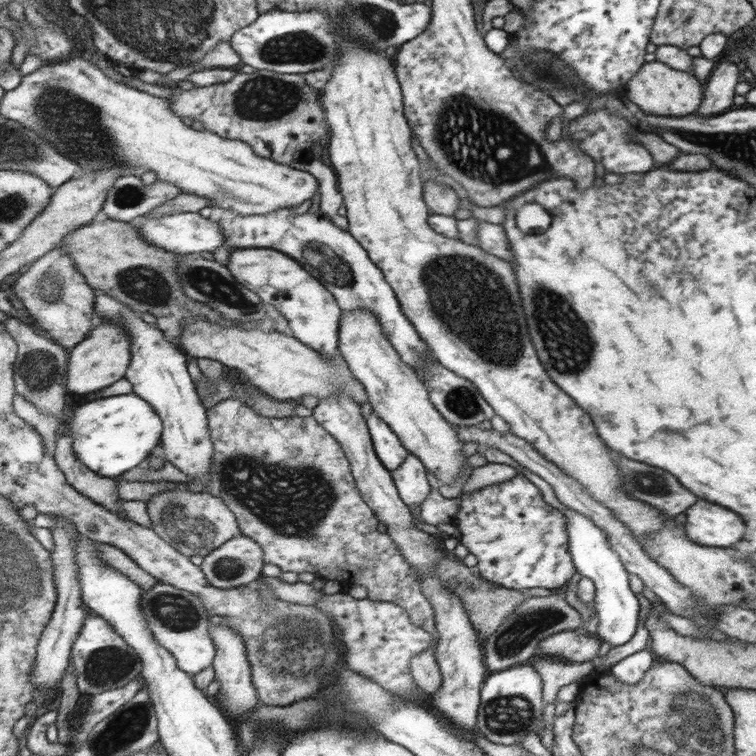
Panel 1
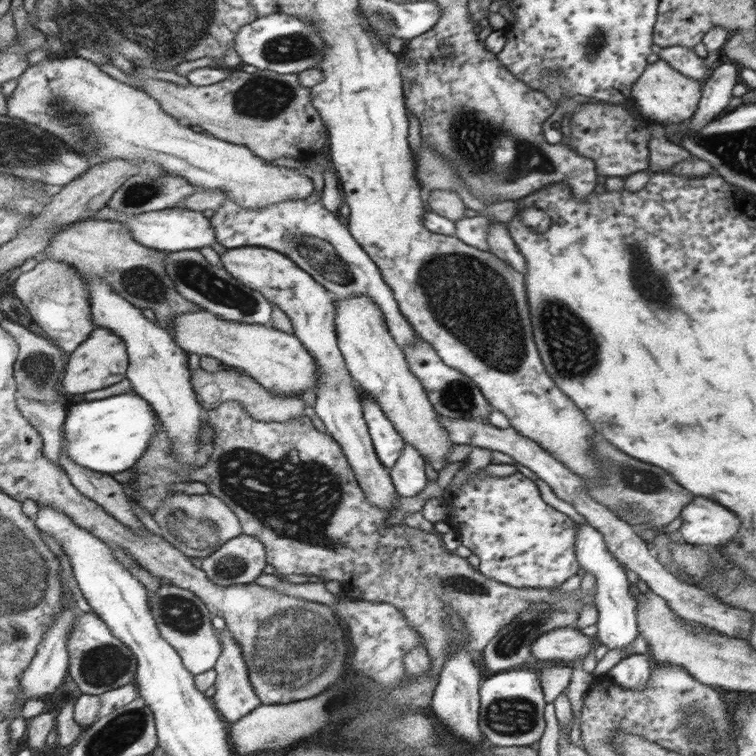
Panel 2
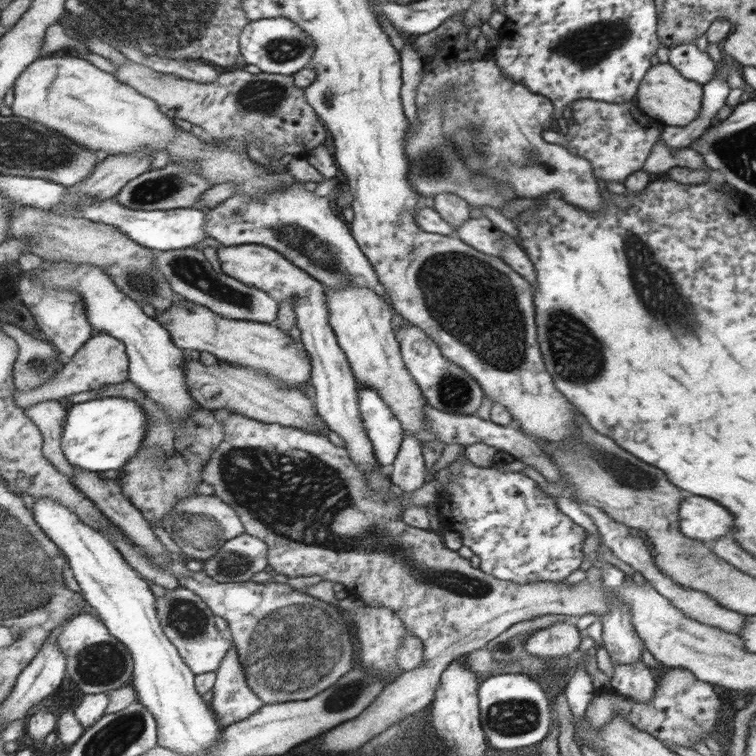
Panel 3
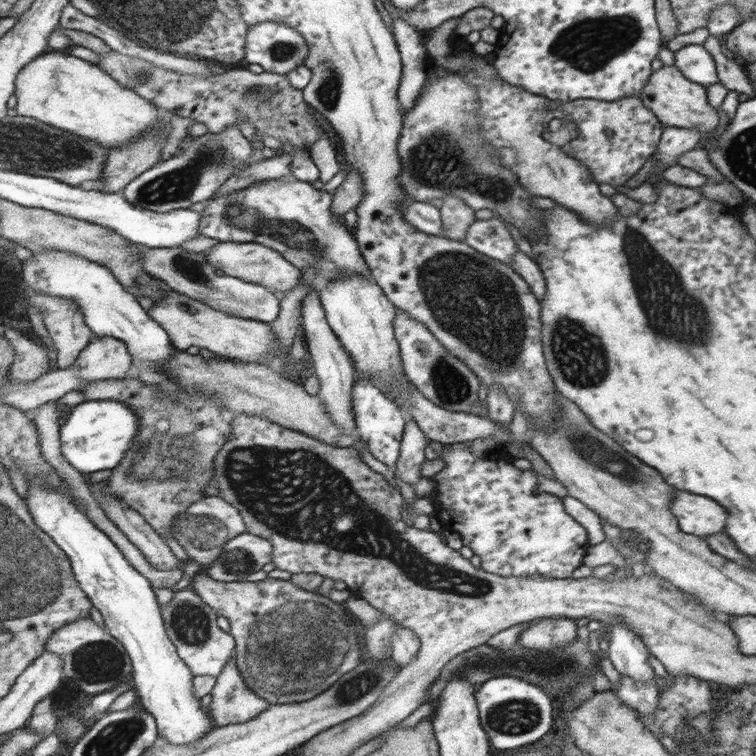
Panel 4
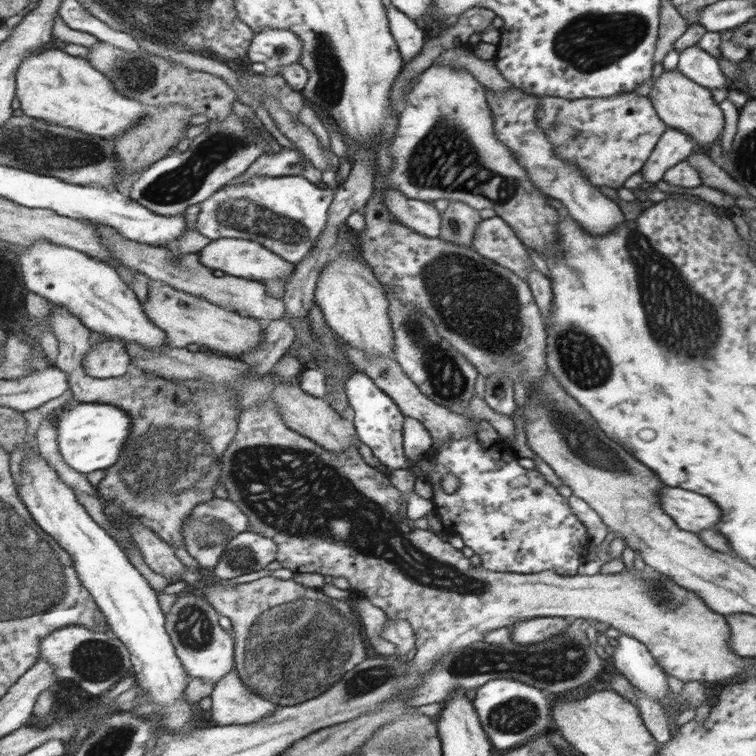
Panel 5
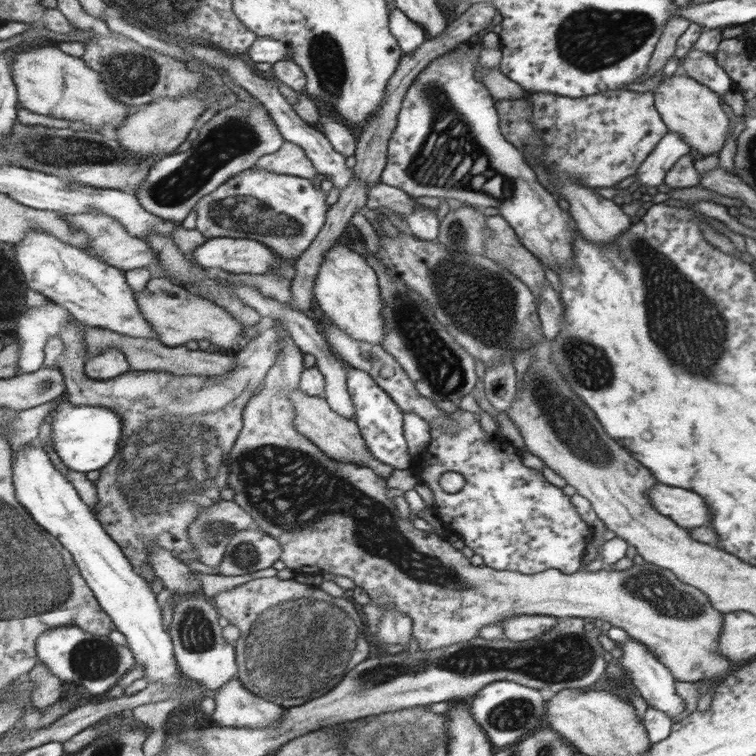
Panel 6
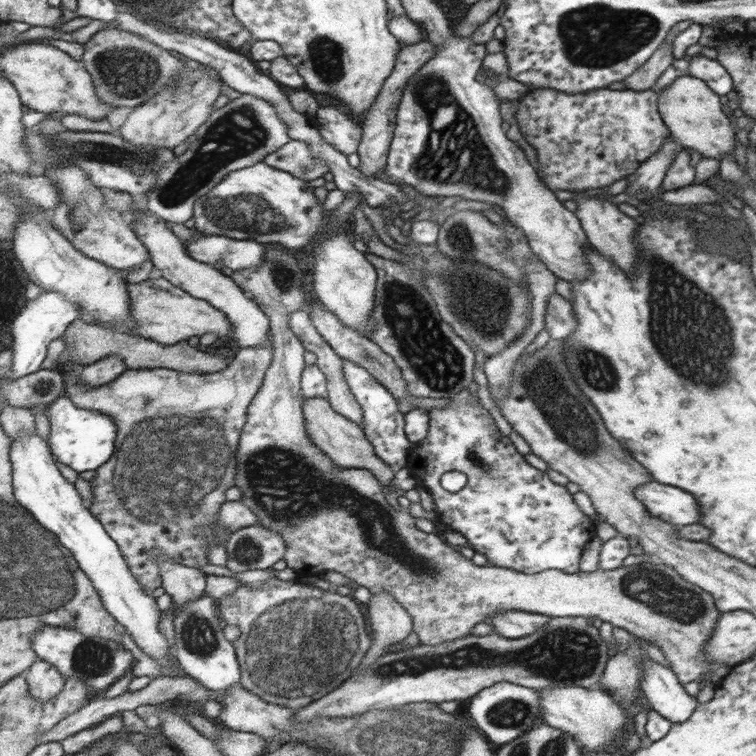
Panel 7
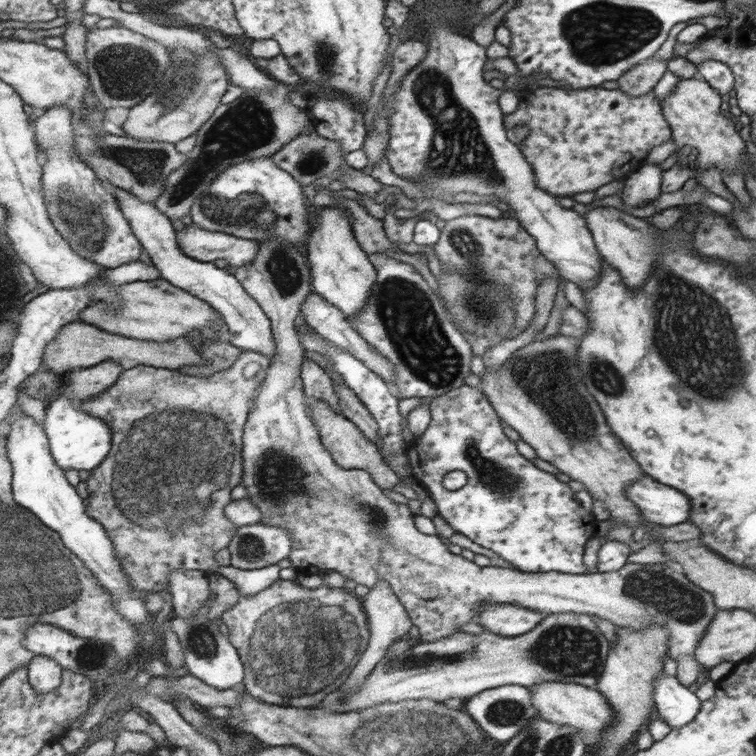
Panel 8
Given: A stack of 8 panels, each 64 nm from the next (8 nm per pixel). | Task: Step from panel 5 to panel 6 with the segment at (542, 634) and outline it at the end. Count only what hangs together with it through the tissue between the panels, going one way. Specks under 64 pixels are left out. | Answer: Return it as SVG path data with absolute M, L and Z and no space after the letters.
M521 614L520 616L511 616L498 625L504 629L506 639L520 641L542 636L550 628L556 626L558 621L558 618L549 618L544 615Z

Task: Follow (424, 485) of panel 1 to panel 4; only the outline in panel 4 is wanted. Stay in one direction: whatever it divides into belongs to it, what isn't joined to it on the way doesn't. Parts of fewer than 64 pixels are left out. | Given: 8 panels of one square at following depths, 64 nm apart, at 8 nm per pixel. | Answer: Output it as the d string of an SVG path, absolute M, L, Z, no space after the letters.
M409 419L407 430L402 441L402 452L396 461L395 476L406 482L406 485L415 487L420 480L420 468L425 461L425 449L430 443L425 432L420 430L417 422Z

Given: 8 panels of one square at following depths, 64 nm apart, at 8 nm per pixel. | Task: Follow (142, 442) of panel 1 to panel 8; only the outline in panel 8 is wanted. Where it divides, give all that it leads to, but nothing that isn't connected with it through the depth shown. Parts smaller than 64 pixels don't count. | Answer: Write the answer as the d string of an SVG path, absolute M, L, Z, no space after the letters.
M60 397L45 407L45 420L42 426L50 438L50 450L56 464L64 471L93 471L104 464L114 445L115 432L112 425L103 418L84 411L68 397Z

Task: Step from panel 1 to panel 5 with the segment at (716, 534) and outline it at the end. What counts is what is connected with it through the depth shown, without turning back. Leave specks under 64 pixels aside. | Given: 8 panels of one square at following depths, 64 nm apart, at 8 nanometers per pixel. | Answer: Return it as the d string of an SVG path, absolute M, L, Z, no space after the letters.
M664 487L659 493L660 506L681 528L698 534L719 524L722 512L710 498L678 487Z

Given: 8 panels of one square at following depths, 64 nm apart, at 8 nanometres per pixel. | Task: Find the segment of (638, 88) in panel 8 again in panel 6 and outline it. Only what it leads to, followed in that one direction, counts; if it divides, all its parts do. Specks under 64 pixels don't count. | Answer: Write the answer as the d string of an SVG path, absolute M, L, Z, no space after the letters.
M674 15L668 20L668 24L664 26L664 32L656 43L652 60L648 63L646 74L639 76L638 82L644 82L652 77L655 72L662 70L668 59L674 55L676 41L686 32L691 24L690 21L680 18L681 16Z

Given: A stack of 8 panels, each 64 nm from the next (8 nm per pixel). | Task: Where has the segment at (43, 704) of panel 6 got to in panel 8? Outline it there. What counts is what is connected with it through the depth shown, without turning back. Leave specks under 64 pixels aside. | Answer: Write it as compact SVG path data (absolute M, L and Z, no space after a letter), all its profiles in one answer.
M36 655L29 666L31 683L38 692L46 694L58 690L64 682L65 669L49 656Z

